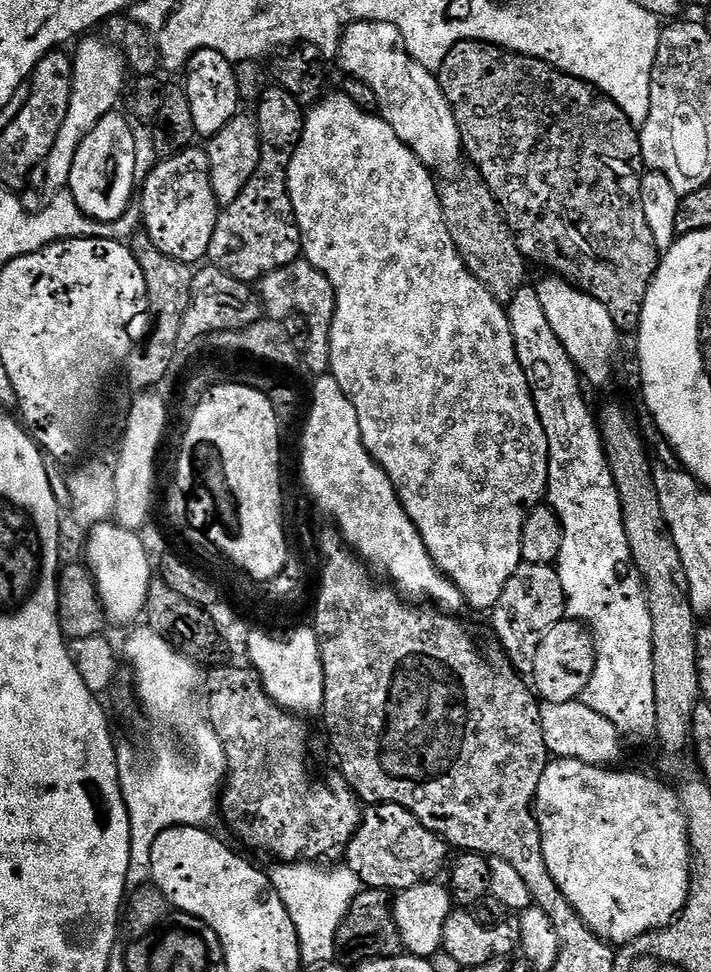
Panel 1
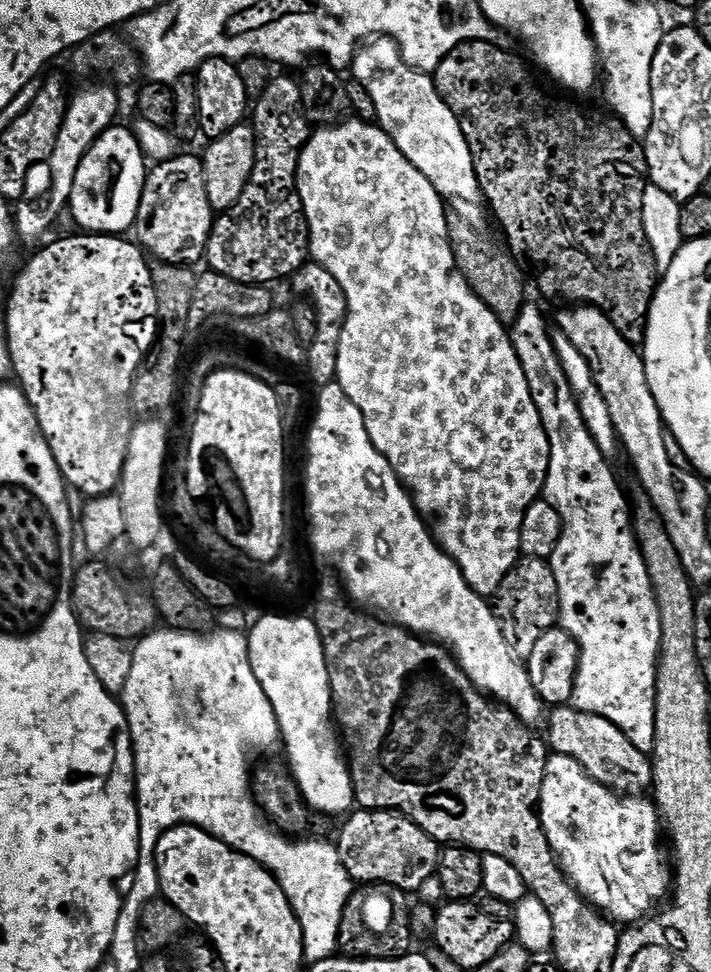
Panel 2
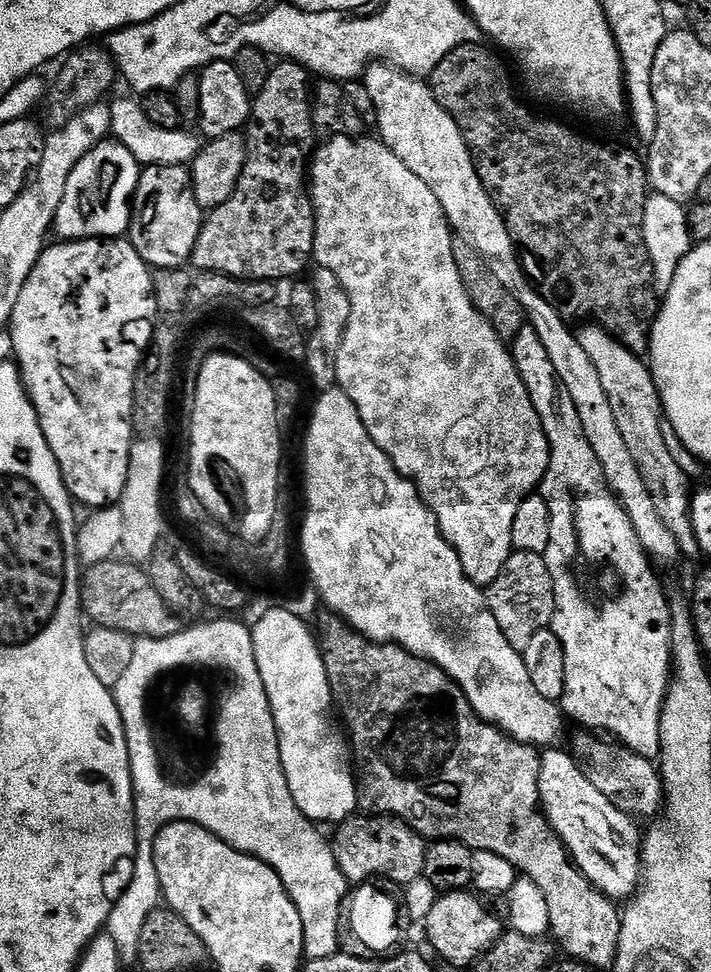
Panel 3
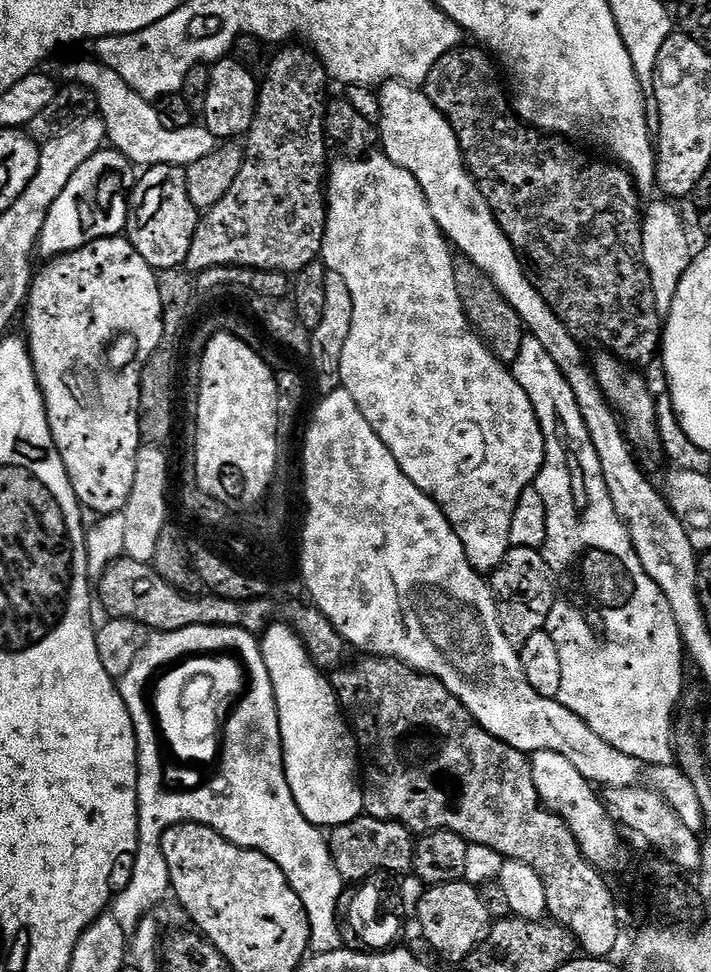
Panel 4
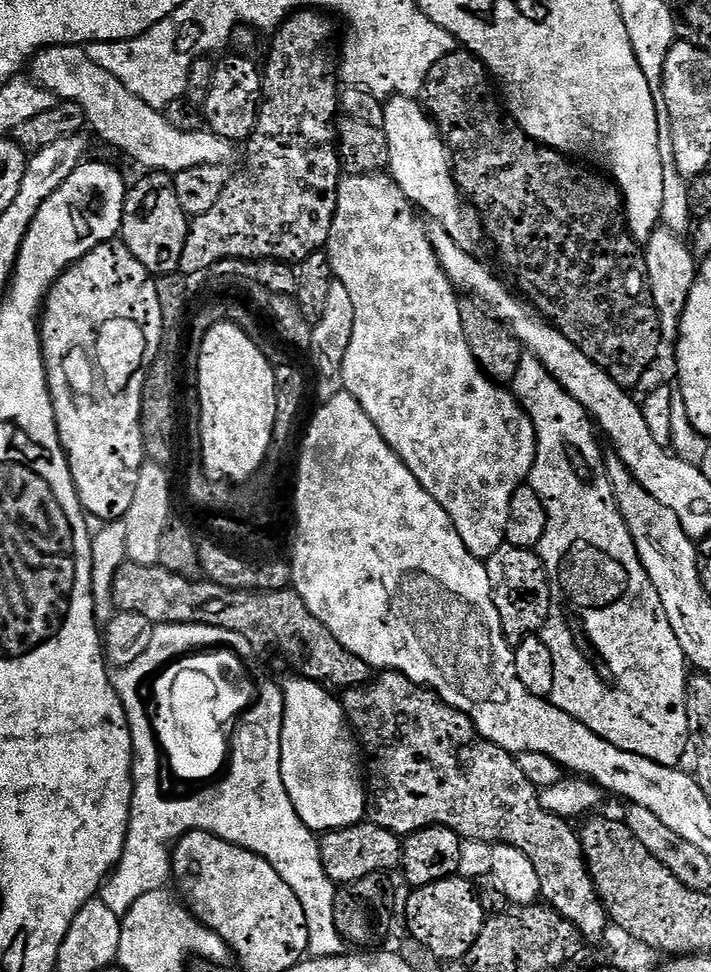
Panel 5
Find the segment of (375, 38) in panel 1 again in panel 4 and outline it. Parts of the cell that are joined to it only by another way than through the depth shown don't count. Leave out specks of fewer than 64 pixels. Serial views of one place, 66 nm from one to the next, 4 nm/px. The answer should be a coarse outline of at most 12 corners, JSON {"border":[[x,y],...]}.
{"border":[[379,85],[378,144],[416,179],[449,245],[521,279],[450,122],[419,87]]}

